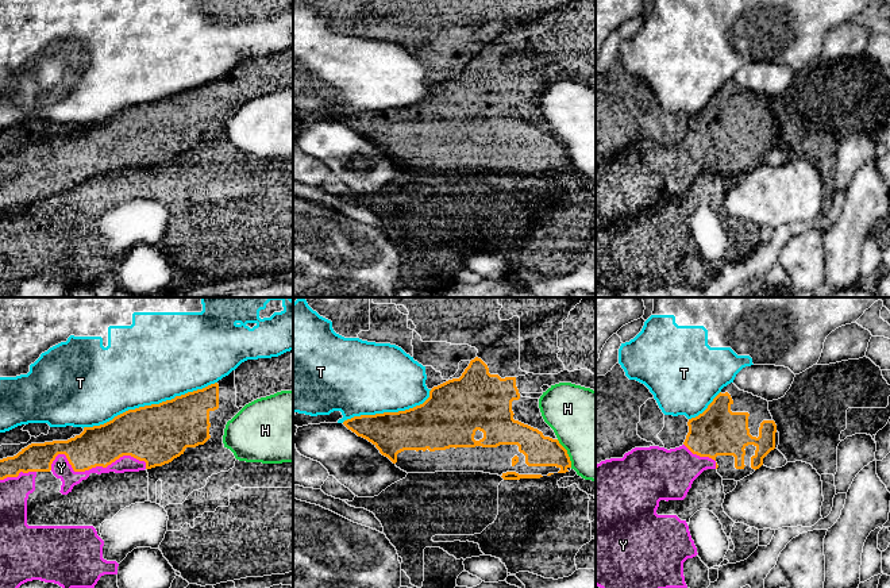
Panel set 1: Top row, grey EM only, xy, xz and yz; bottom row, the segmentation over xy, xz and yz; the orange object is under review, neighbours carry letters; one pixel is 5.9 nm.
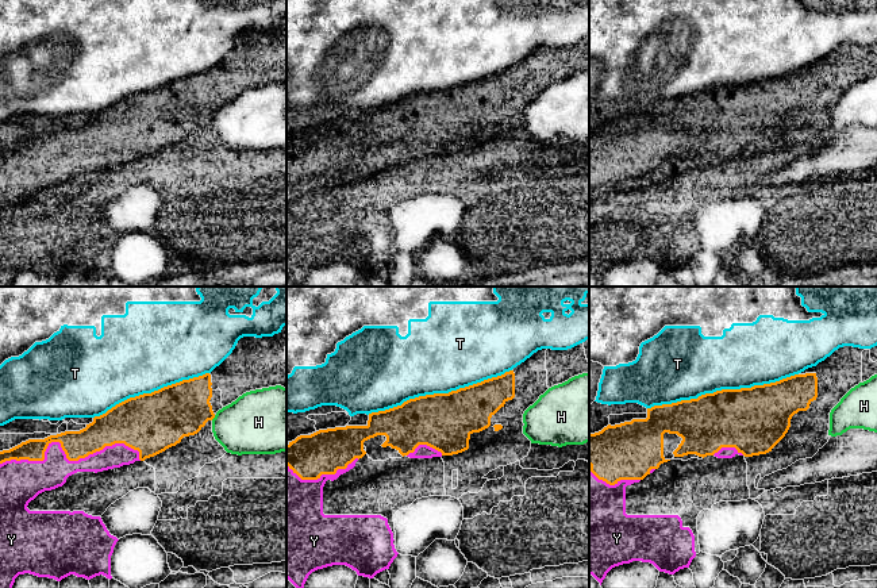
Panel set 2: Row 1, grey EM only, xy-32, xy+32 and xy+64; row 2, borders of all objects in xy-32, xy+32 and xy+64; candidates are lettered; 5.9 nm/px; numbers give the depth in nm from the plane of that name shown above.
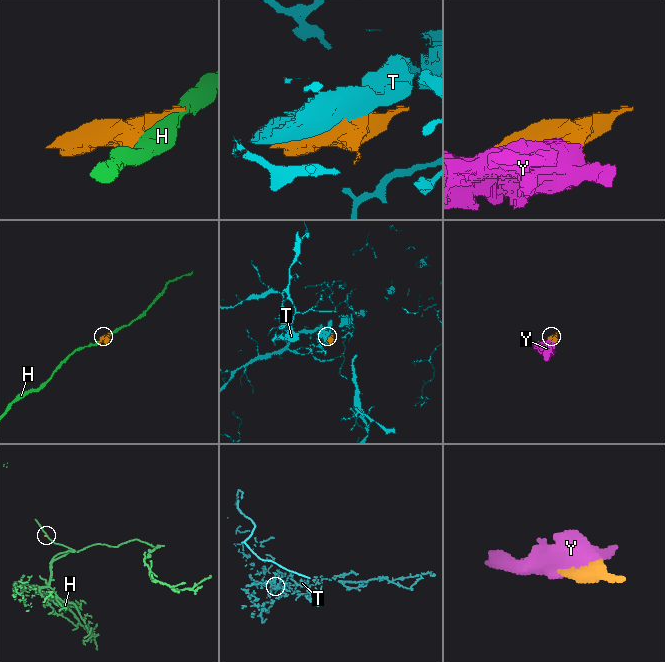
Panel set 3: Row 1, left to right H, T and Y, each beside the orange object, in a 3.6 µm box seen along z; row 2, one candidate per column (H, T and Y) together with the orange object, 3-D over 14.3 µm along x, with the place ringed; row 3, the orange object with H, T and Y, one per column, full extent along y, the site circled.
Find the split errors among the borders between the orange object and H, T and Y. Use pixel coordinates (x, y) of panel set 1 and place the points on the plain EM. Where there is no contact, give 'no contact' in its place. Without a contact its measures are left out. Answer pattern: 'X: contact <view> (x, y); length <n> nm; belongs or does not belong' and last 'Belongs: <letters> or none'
H: contact xz (566, 150); length 190 nm; does not belong
T: contact xy (149, 103); length 850 nm; does not belong
Y: contact xy (97, 162); length 600 nm; belongs
Belongs: Y

